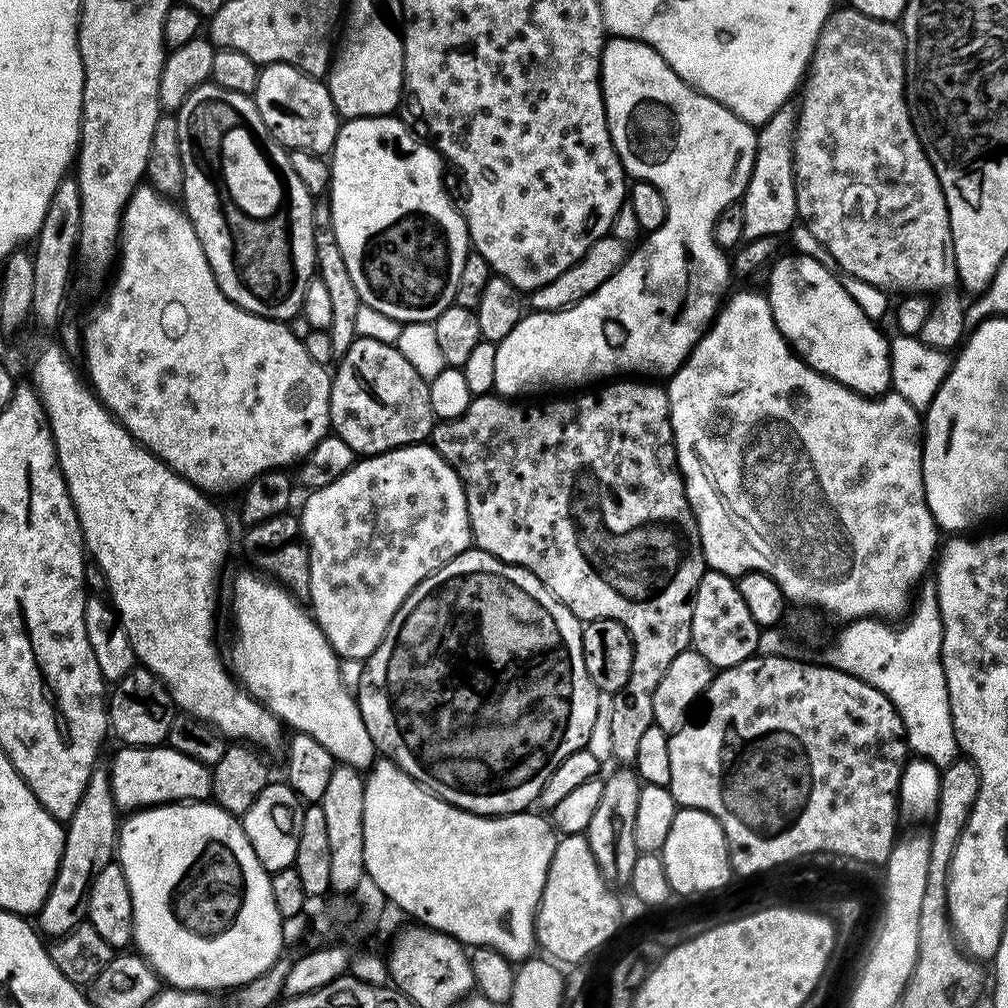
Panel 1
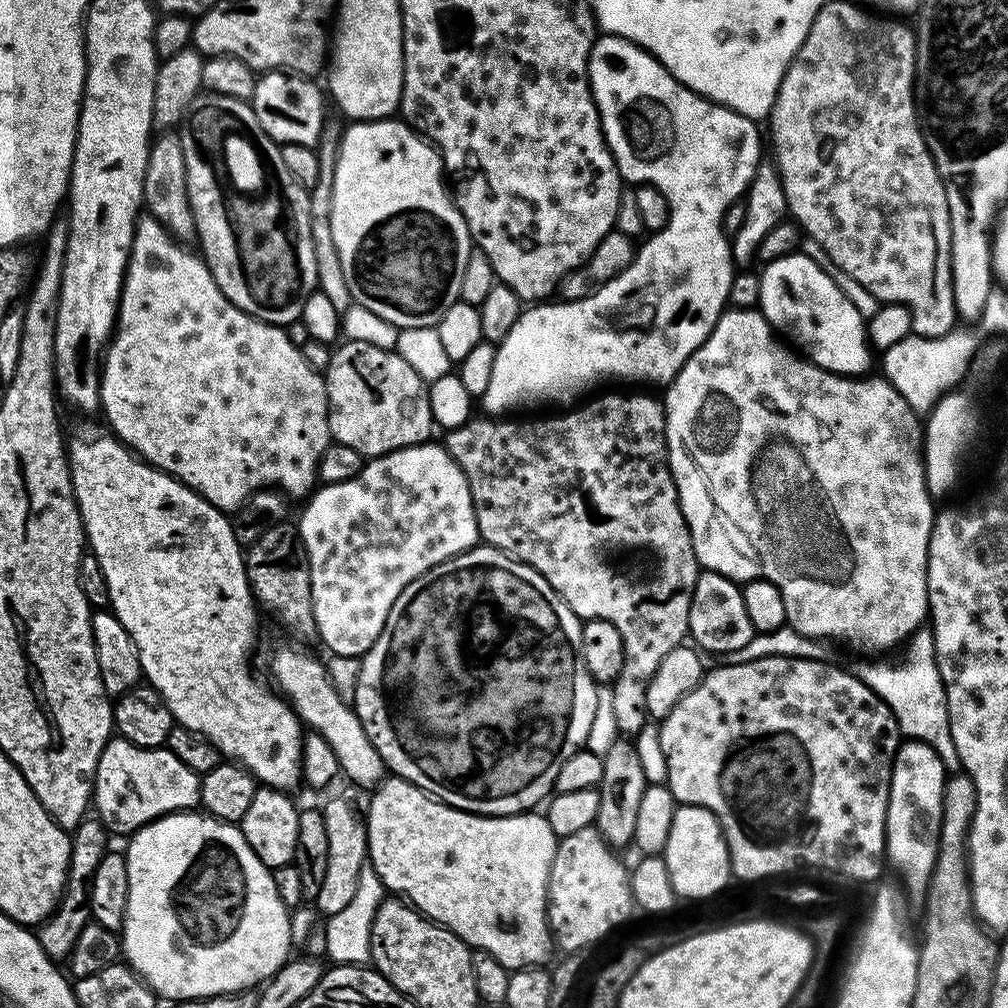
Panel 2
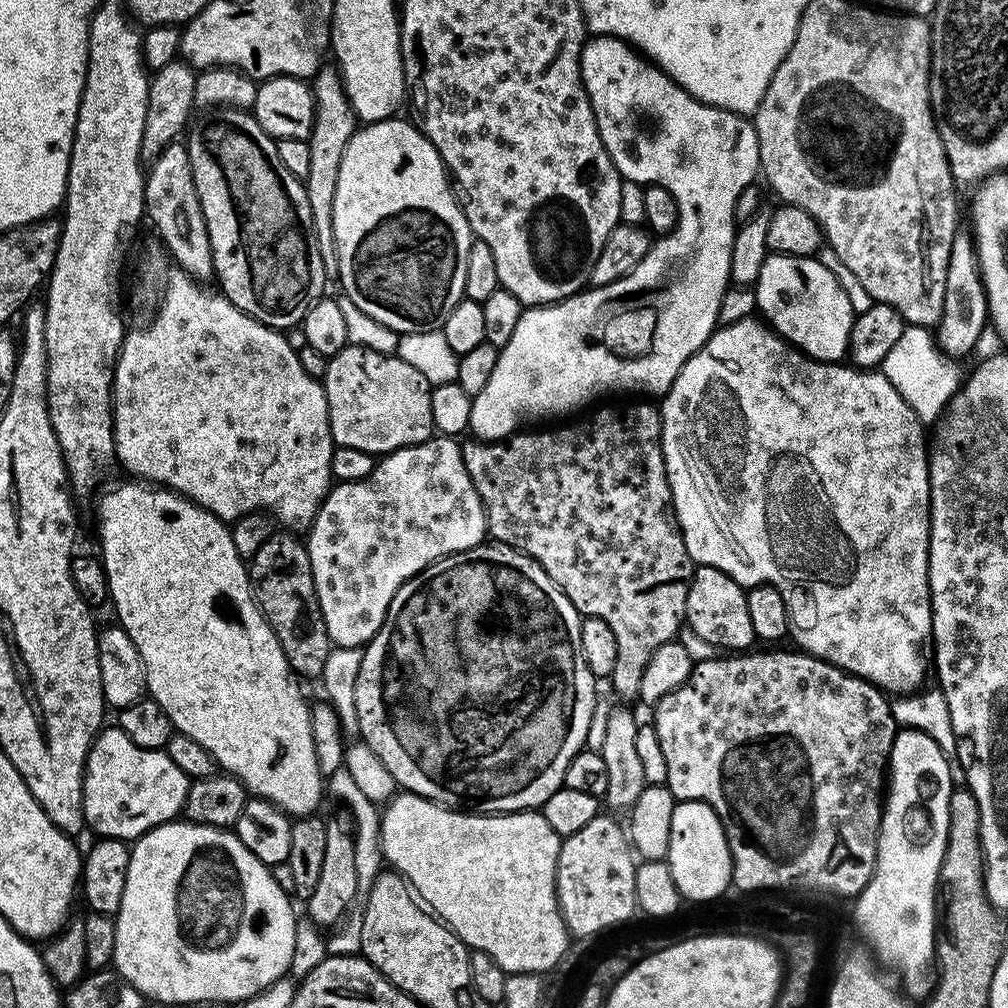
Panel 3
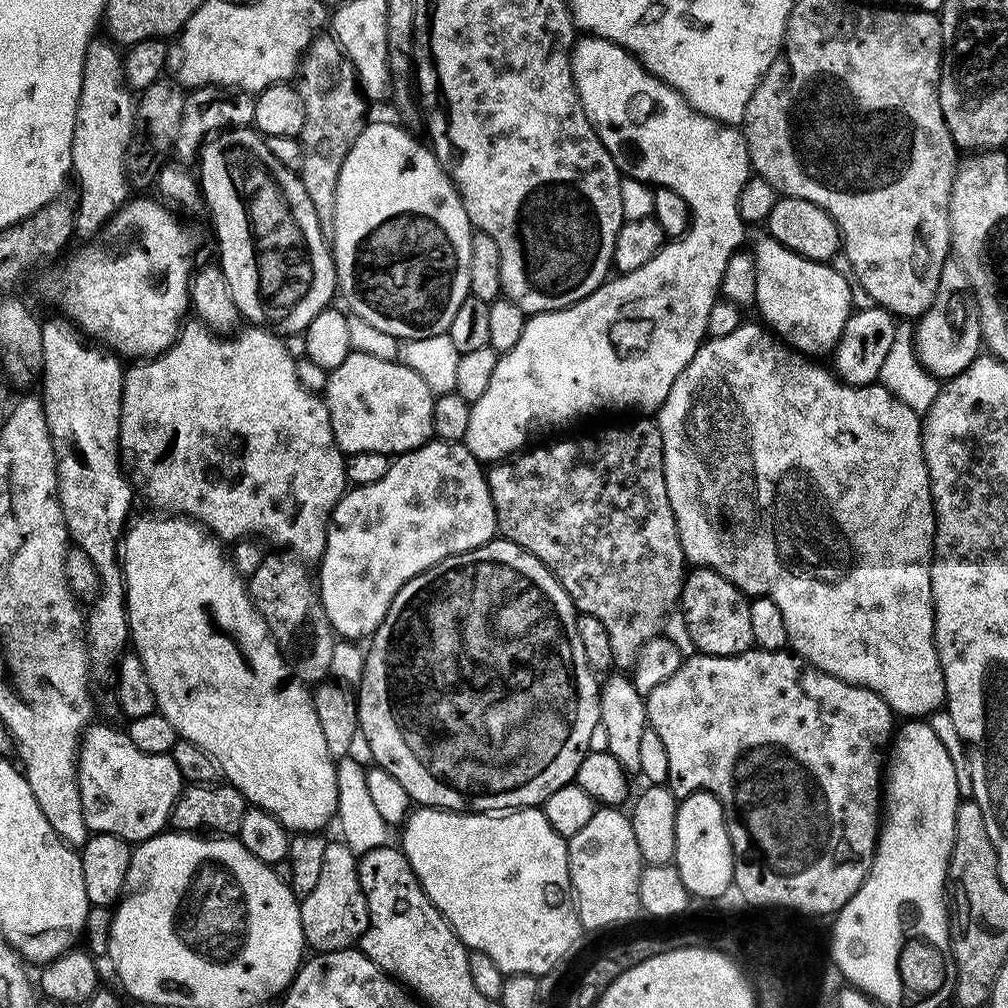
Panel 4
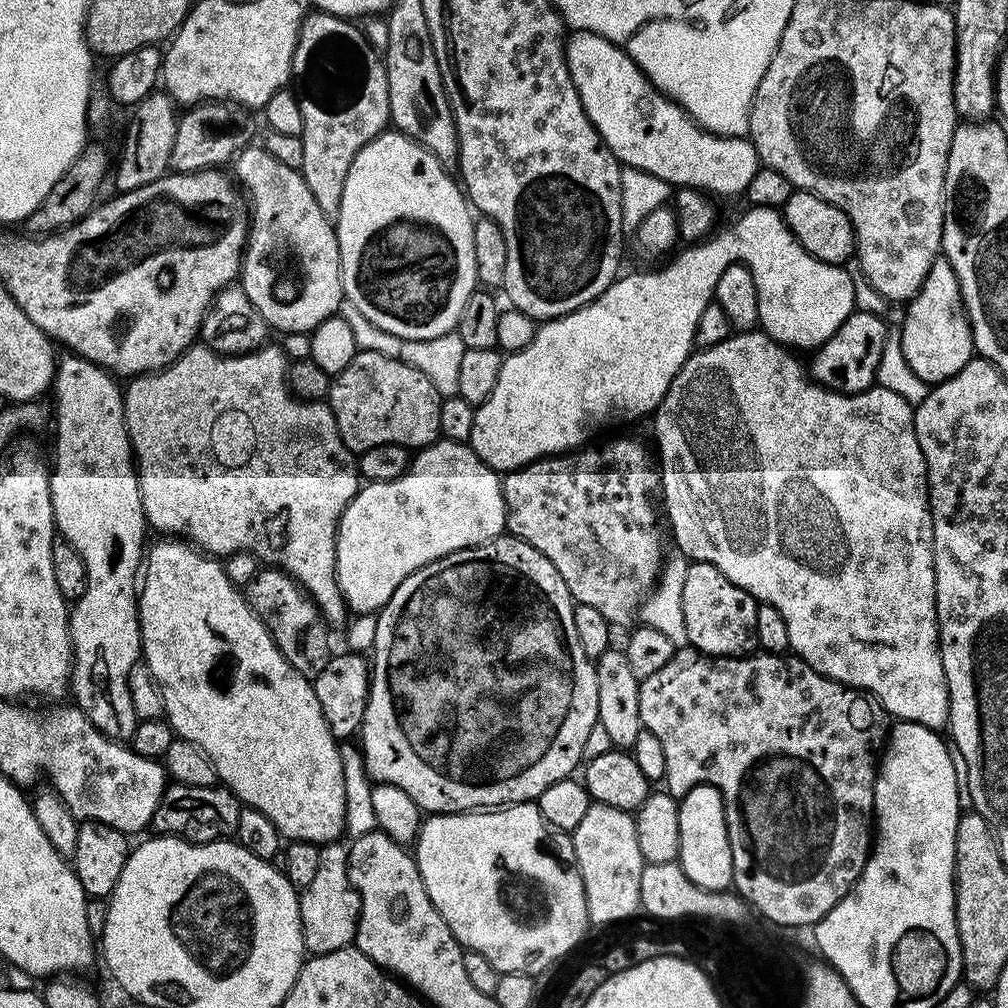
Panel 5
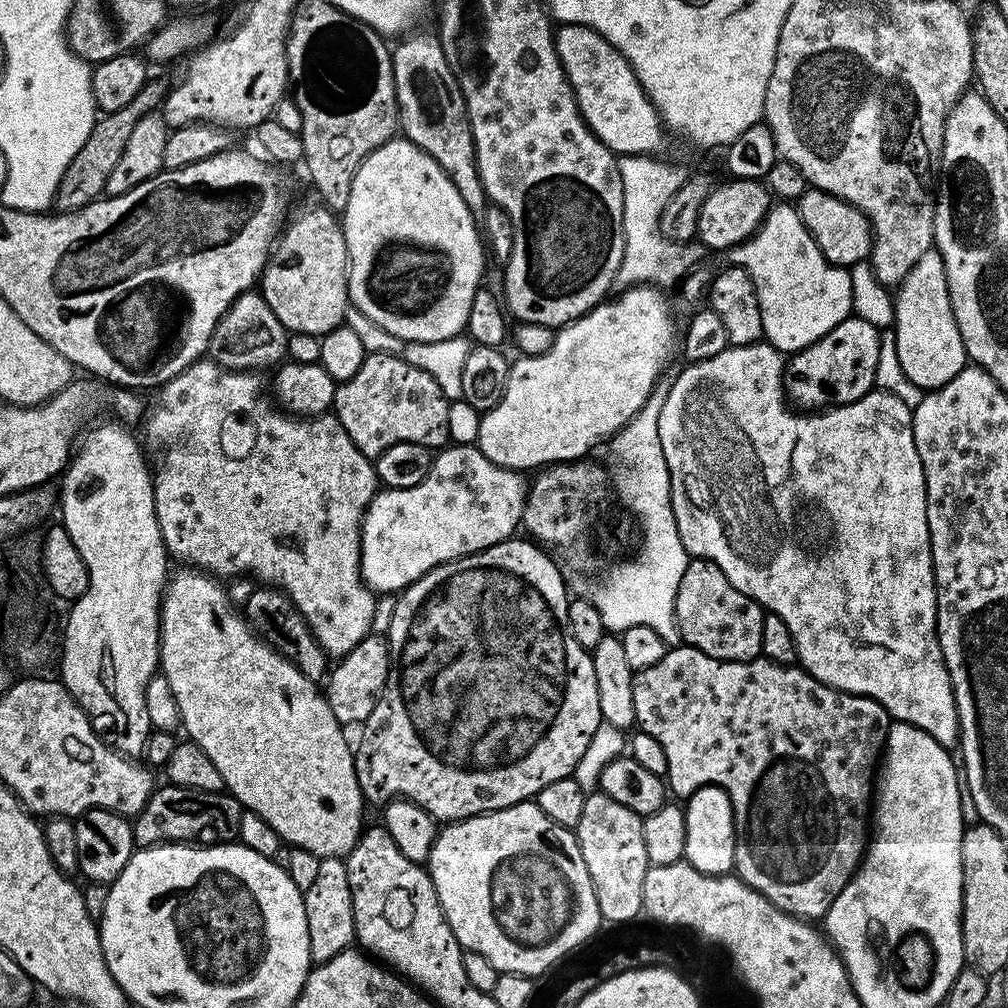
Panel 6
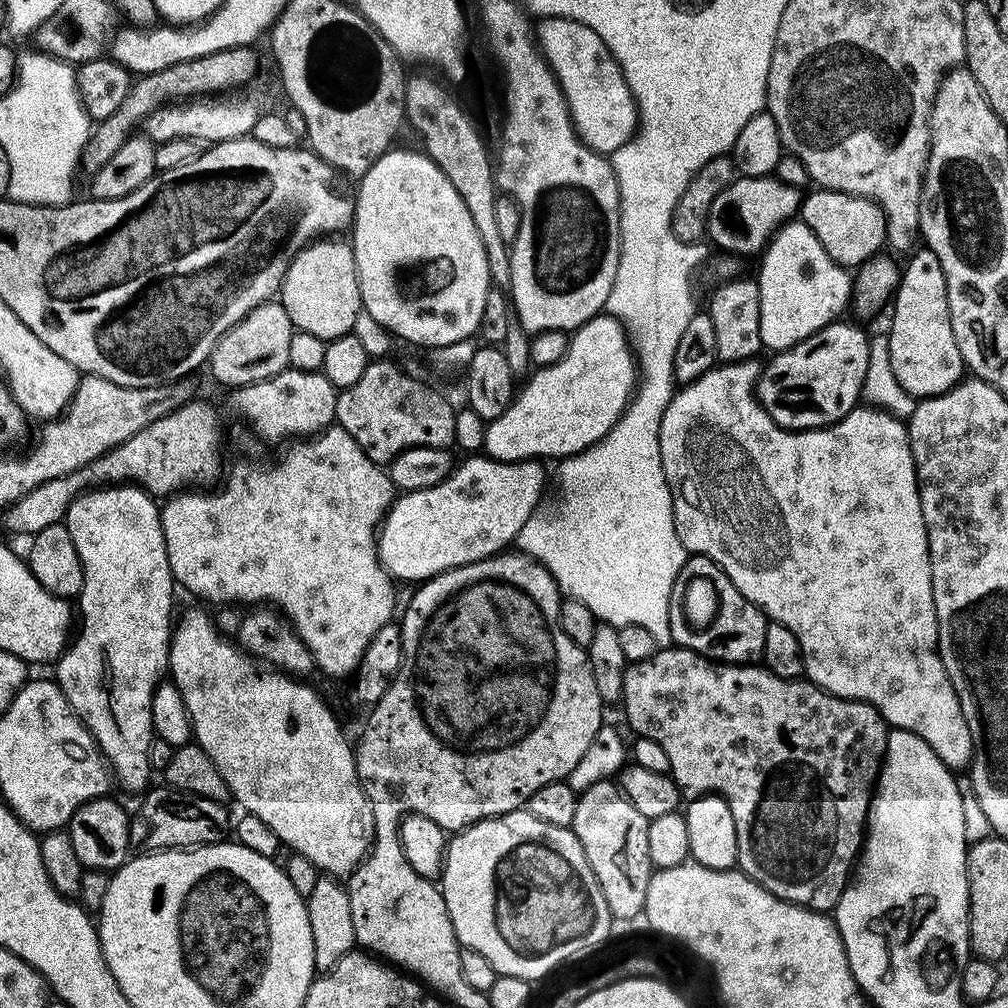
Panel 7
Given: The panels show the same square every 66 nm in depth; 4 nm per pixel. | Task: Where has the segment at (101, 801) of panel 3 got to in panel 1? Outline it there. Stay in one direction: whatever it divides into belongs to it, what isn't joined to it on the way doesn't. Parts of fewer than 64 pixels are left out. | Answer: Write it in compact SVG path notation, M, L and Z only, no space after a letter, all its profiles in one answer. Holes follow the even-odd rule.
M167 746L155 748L117 747L116 757L107 765L110 790L121 813L131 814L158 804L204 802L212 795L212 769L194 758L186 758Z

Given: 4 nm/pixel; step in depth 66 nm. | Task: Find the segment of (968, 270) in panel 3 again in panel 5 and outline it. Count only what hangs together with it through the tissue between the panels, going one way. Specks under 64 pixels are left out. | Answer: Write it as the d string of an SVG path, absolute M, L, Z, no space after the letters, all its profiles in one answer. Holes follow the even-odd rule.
M937 258L926 274L926 282L912 300L907 301L908 313L904 316L904 325L898 328L902 342L902 354L910 362L910 370L918 374L930 386L949 380L962 366L973 359L972 331L964 310L964 299L954 274L954 266L943 258Z

